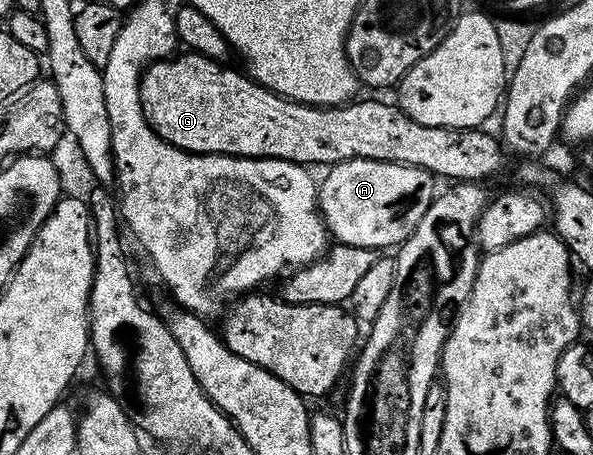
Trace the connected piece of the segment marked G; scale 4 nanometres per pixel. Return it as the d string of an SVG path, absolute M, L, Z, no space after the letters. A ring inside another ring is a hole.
M191 53L173 54L166 59L157 59L155 63L148 64L143 68L140 77L140 104L142 105L142 113L146 117L146 121L152 126L152 130L156 132L158 137L162 137L171 147L177 147L183 151L190 151L193 155L236 155L240 159L285 159L291 163L299 163L301 165L313 165L312 163L321 163L321 168L327 169L334 163L342 161L350 161L351 159L369 159L370 161L382 161L383 163L401 163L407 167L420 167L423 171L429 171L434 177L441 180L452 179L448 181L459 181L462 183L480 183L488 181L491 175L496 175L504 167L505 148L502 146L501 140L496 139L492 135L487 135L484 129L465 129L463 131L455 131L449 127L435 127L434 125L422 125L418 121L411 119L407 113L401 111L395 102L383 103L380 99L364 99L361 103L357 101L349 101L338 107L313 107L302 103L296 103L292 99L286 99L283 95L276 94L275 91L266 89L261 83L254 79L249 79L247 74L241 73L239 70L231 71L219 59L211 59L210 57L202 57Z

